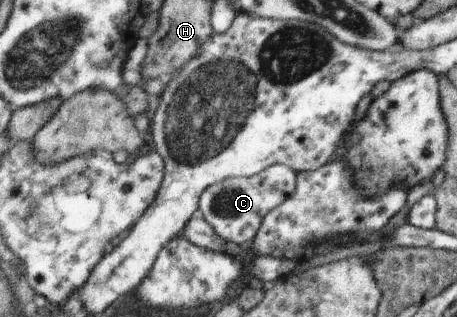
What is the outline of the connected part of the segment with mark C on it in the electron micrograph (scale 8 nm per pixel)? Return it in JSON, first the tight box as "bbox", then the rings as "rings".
{"bbox":[199,164,298,249],"rings":[[[275,164],[254,176],[237,176],[214,183],[200,199],[199,214],[223,239],[246,249],[256,239],[264,217],[296,192],[298,173],[287,164]]]}

